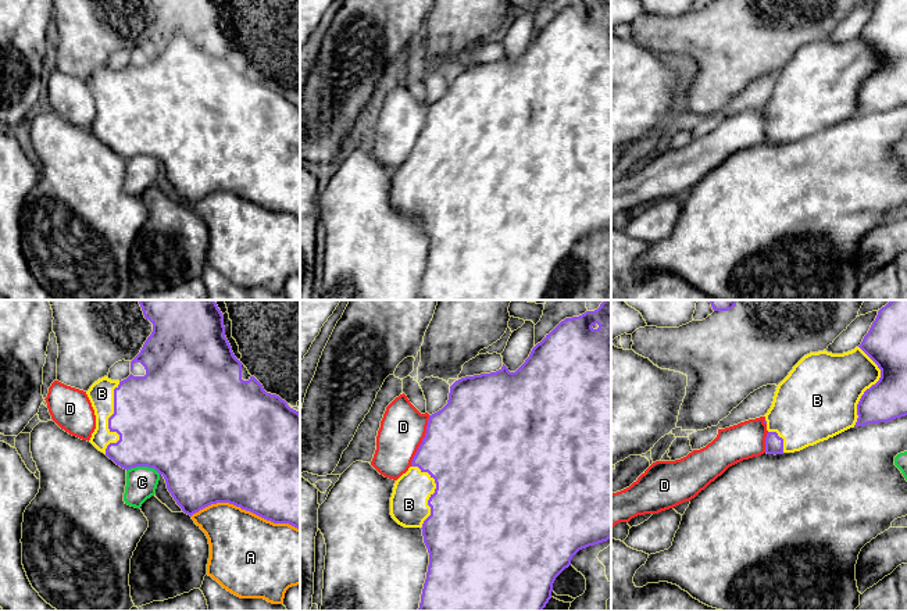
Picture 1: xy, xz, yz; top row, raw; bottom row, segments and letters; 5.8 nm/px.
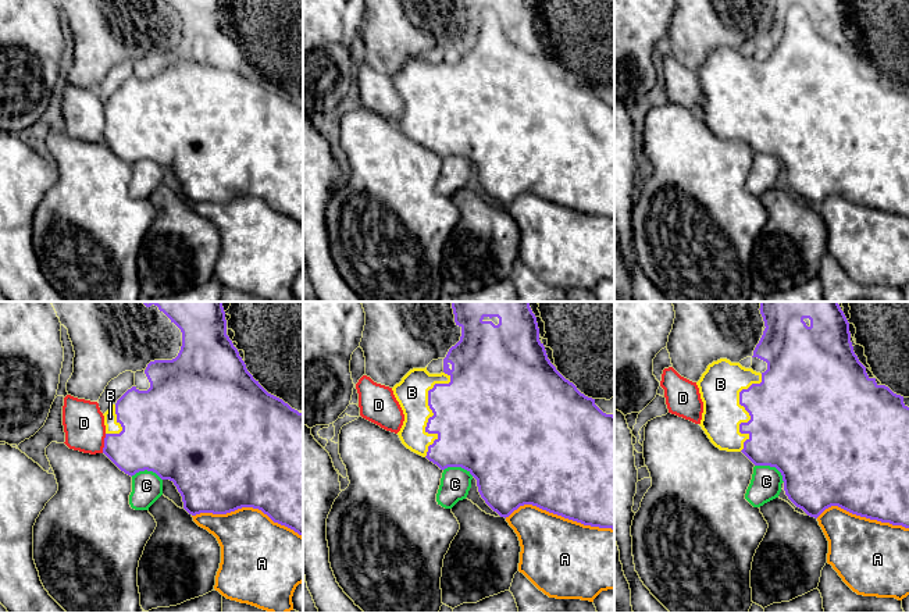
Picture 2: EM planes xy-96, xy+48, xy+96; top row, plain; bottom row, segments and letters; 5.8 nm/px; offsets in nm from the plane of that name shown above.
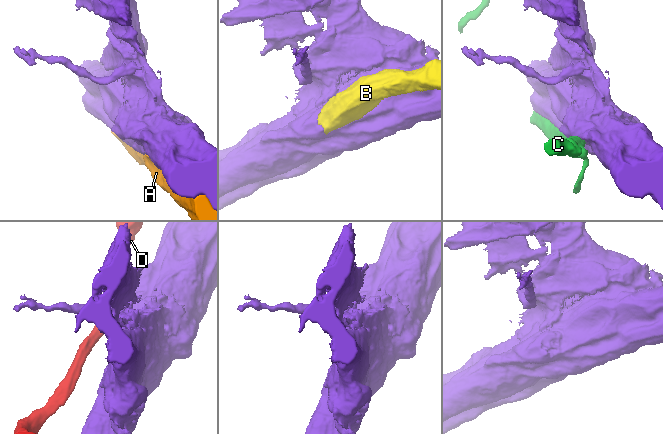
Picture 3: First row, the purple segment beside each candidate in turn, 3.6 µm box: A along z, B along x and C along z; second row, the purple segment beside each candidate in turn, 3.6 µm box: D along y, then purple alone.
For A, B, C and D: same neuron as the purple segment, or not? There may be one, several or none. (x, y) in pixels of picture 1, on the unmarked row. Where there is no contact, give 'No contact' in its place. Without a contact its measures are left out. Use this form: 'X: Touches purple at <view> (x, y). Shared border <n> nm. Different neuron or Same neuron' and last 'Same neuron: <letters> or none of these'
A: Touches purple at xy (245, 197). Shared border 650 nm. Different neuron
B: Touches purple at xy (109, 110). Shared border 420 nm. Same neuron
C: Touches purple at xy (143, 154). Shared border 200 nm. Different neuron
D: Touches purple at xz (422, 129). Shared border 320 nm. Different neuron
Same neuron: B

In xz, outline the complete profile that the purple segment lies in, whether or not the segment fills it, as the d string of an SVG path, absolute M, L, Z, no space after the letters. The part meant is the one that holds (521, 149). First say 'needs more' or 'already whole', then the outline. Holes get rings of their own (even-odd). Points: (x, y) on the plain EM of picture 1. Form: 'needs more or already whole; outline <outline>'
needs more; outline M586 0L579 6L565 7L532 37L529 46L515 61L510 61L503 53L496 61L465 65L456 69L450 75L447 93L429 104L425 126L411 150L411 156L394 172L390 186L390 204L404 217L421 217L424 232L429 242L426 268L417 300L543 300L551 287L556 267L571 254L572 246L579 239L607 231L611 226L611 0Z

